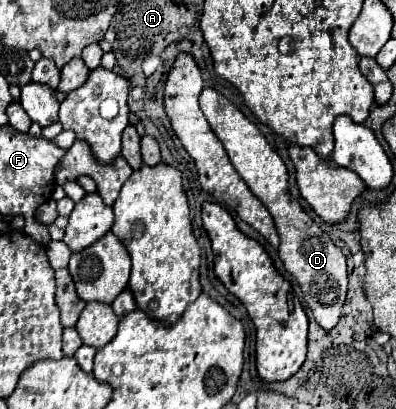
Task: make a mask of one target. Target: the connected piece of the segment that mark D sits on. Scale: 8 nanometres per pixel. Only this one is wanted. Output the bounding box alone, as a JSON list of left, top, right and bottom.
[199,88,347,330]

